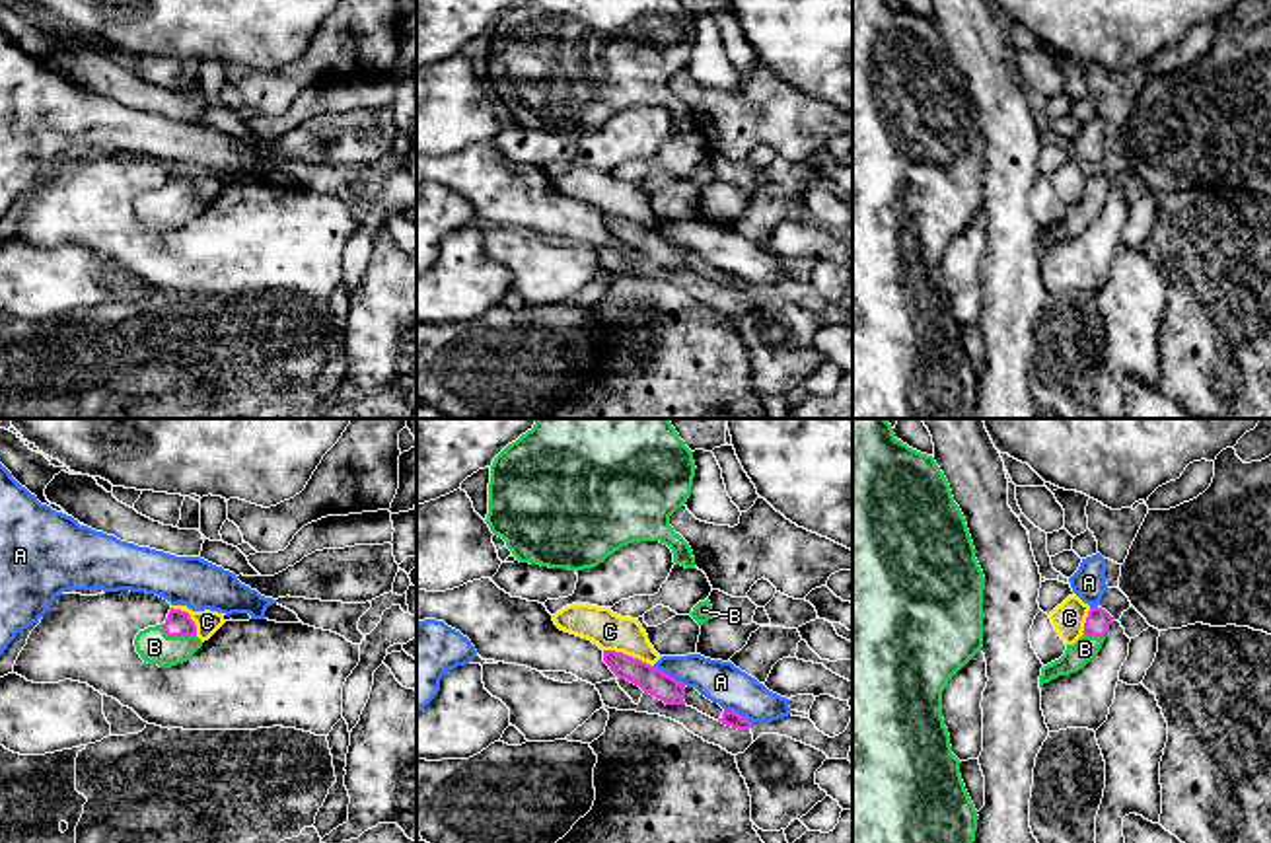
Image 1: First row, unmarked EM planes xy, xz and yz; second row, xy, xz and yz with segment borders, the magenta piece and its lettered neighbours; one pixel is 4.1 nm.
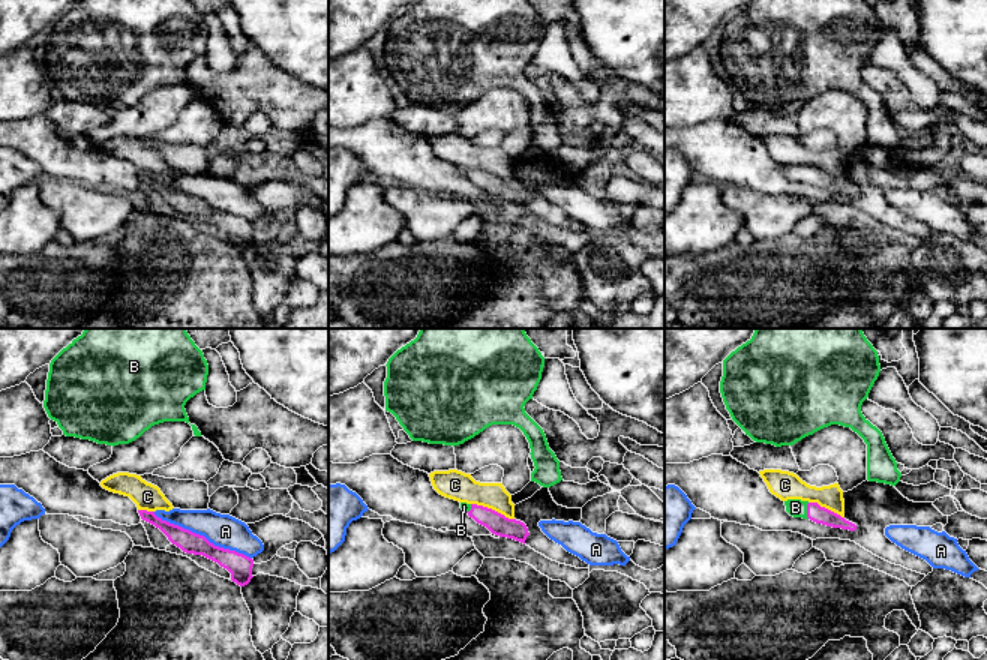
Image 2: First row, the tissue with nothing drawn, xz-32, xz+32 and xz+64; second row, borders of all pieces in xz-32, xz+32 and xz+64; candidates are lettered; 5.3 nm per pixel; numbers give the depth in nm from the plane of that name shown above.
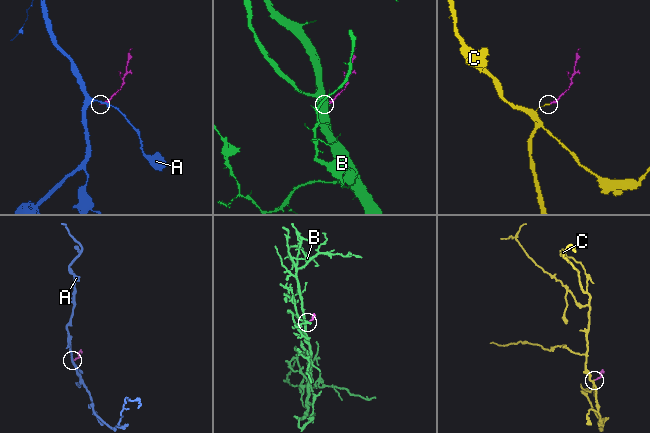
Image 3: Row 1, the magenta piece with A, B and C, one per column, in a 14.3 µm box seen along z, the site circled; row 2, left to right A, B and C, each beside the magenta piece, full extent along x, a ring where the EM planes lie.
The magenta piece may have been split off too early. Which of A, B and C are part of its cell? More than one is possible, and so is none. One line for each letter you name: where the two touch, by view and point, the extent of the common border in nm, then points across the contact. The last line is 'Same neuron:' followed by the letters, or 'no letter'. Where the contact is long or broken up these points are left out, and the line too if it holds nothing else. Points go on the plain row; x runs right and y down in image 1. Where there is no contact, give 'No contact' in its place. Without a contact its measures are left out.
B: Touches magenta at xy (176, 199). Shared border 160 nm. Path across: xy (178, 187), (176, 199), (166, 209), (154, 211)
Same neuron: B

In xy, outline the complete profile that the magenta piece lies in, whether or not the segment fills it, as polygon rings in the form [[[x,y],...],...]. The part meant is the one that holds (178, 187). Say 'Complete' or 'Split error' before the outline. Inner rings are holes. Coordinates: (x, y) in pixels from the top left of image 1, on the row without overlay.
Split error. [[[171,171],[162,189],[136,199],[134,210],[144,226],[169,232],[187,226],[202,210],[202,204],[197,201],[191,179]]]

